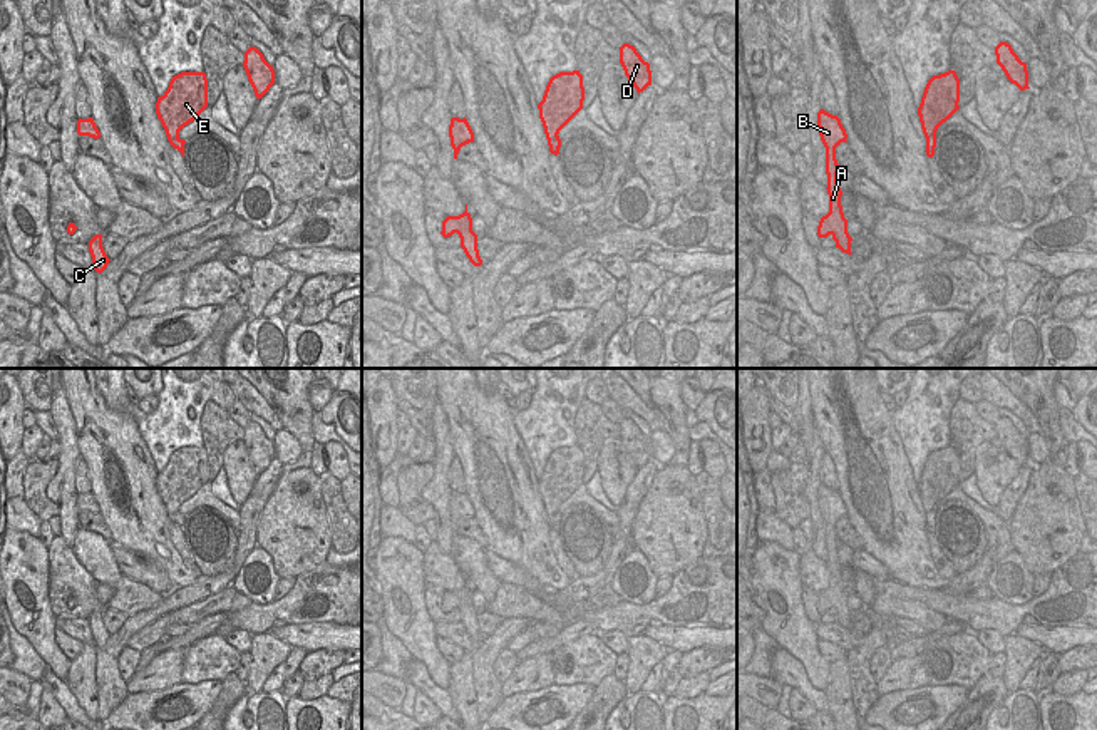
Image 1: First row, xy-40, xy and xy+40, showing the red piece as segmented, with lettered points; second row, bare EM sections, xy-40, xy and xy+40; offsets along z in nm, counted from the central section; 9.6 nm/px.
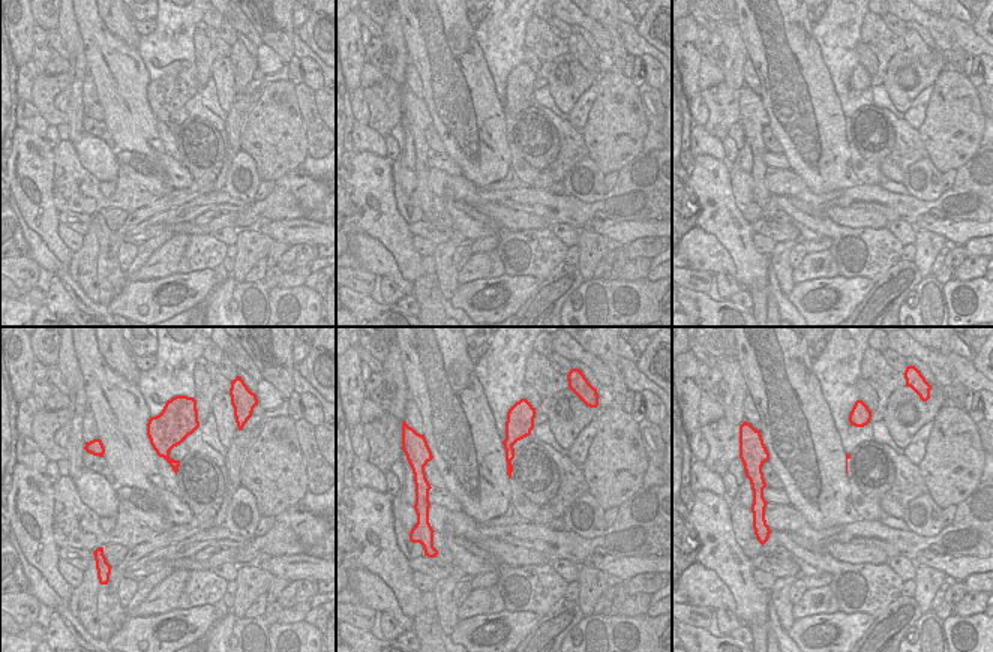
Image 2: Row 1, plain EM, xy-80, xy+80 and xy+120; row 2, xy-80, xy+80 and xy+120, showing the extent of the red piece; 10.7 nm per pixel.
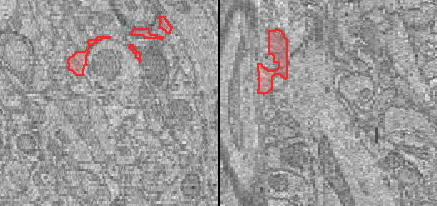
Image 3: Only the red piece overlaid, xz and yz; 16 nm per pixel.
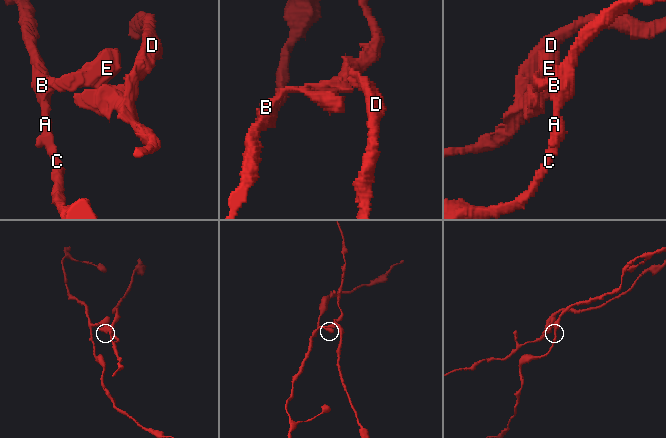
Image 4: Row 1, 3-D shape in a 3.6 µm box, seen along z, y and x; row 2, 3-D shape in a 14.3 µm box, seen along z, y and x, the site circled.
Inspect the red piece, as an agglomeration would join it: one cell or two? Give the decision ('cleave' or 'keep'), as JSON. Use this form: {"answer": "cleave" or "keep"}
{"answer": "cleave"}

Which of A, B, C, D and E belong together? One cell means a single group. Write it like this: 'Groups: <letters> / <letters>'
Groups: A B C E / D.

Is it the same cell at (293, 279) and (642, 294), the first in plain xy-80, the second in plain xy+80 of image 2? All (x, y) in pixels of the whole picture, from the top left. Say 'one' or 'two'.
two

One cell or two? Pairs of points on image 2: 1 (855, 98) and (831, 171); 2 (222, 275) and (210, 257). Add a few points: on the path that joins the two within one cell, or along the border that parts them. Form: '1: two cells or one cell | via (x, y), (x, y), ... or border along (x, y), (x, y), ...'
1: two cells | border along (833, 84), (845, 117)
2: two cells | border along (221, 263), (213, 270)

